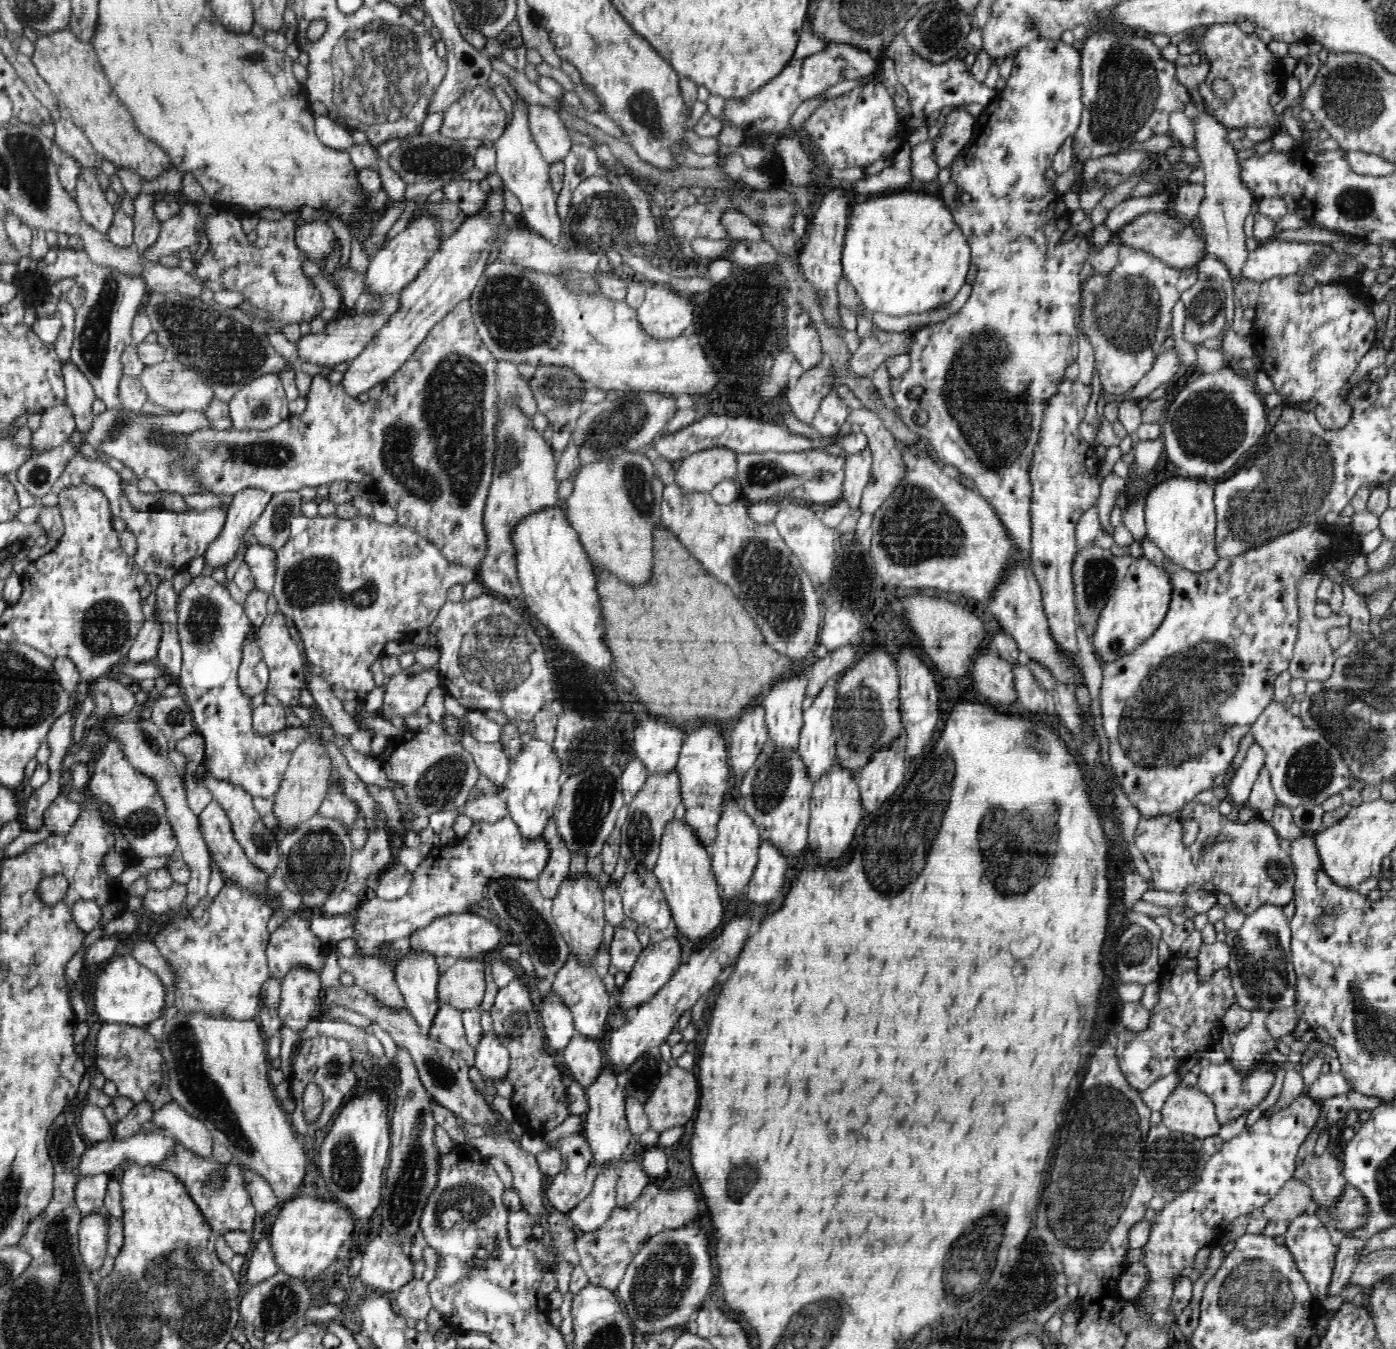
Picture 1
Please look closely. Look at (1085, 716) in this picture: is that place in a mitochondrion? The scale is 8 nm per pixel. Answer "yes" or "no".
no

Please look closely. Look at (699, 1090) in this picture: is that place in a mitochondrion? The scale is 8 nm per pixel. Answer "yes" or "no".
no

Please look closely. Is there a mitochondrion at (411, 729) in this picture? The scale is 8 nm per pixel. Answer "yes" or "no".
no

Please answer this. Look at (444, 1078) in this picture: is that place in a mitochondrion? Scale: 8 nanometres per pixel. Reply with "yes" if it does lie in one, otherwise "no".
yes

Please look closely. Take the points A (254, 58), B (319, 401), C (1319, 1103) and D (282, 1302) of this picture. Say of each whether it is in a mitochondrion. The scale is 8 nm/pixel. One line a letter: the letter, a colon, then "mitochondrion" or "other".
A: mitochondrion
B: other
C: other
D: mitochondrion

